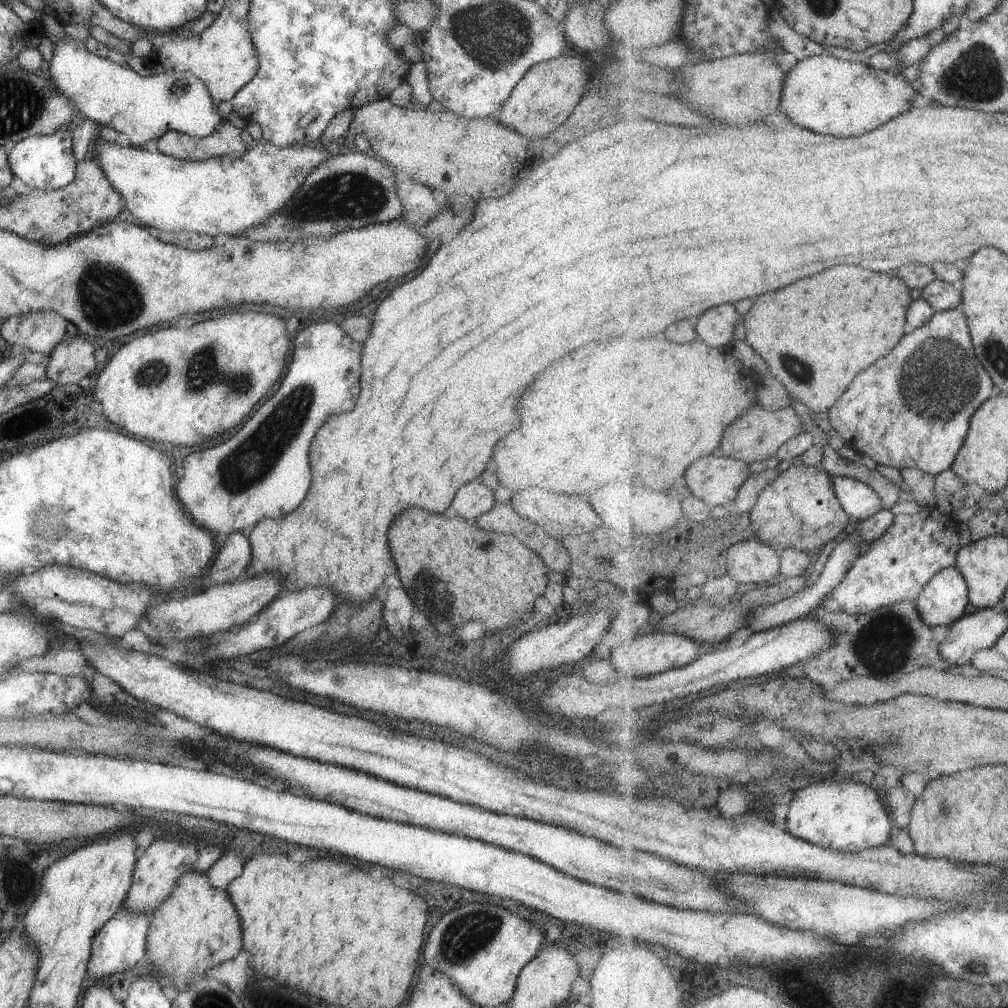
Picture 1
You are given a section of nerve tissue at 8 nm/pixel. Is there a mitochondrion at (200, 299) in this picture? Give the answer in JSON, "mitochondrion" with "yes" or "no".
{"mitochondrion":"no"}

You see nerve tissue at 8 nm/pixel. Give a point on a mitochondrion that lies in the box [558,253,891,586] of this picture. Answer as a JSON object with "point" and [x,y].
{"point":[797,366]}

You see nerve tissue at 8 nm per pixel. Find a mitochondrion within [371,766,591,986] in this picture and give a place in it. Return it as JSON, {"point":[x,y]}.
{"point":[467,936]}

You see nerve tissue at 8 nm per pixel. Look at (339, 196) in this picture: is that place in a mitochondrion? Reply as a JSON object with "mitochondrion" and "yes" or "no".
{"mitochondrion":"yes"}

